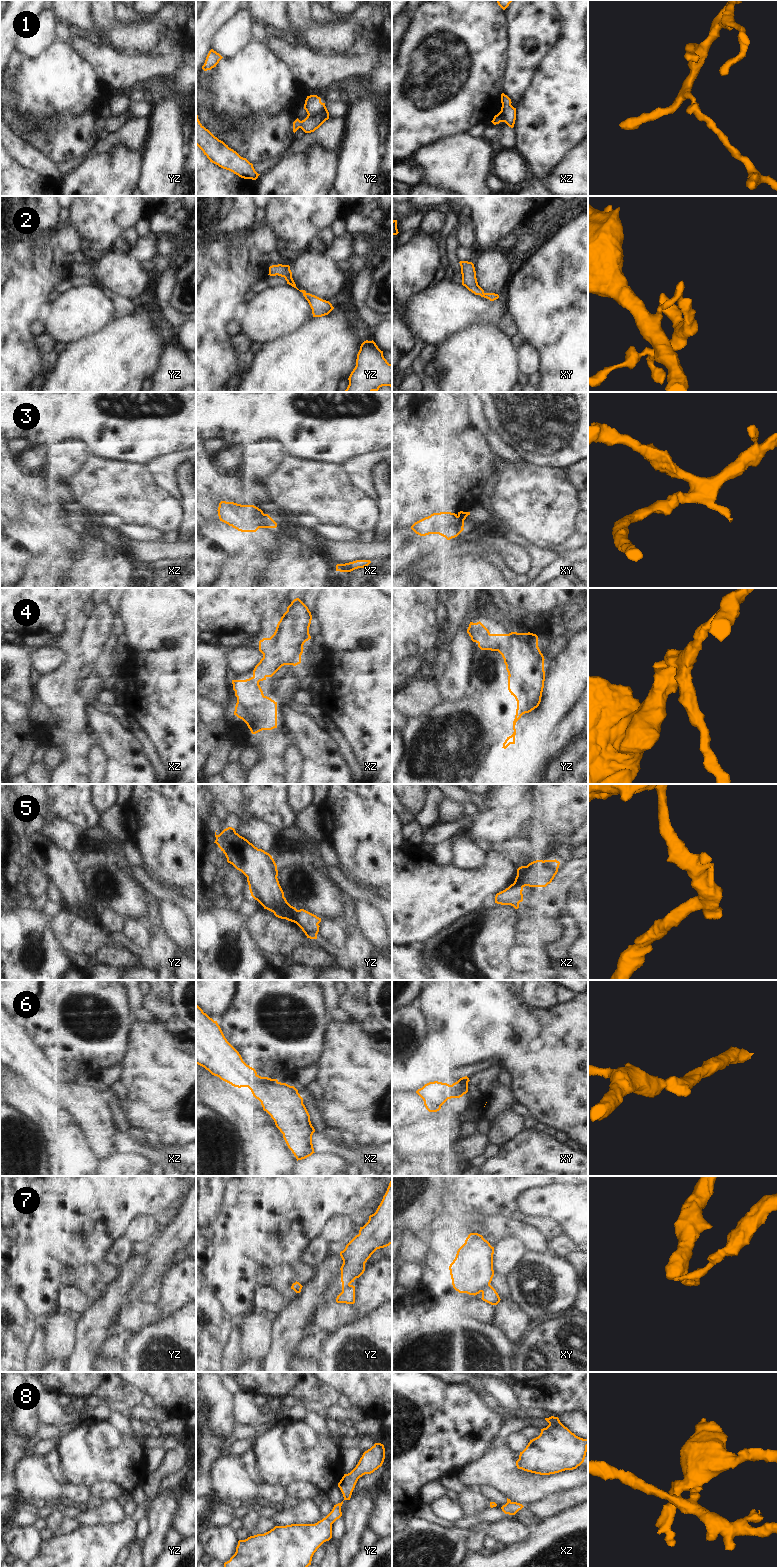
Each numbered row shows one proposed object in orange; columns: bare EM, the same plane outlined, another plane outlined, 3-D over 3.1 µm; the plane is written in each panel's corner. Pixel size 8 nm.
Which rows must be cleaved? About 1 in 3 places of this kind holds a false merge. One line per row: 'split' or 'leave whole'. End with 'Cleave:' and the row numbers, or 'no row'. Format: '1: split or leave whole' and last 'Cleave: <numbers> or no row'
1: leave whole
2: leave whole
3: leave whole
4: leave whole
5: split
6: leave whole
7: split
8: split
Cleave: 5, 7, 8

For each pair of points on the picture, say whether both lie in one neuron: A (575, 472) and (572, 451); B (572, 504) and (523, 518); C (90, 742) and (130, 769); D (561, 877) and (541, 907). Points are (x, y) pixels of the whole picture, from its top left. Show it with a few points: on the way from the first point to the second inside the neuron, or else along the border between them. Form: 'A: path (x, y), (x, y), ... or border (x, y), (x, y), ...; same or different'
A: border (577, 462), (568, 470); different
B: path (560, 504), (556, 504), (551, 509), (535, 509); same
C: path (100, 744), (120, 764); same
D: path (561, 884), (560, 888), (548, 900); same

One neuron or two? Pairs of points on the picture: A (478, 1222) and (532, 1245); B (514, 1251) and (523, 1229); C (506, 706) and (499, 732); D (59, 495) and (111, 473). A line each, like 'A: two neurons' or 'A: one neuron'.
A: one neuron
B: two neurons
C: one neuron
D: one neuron

